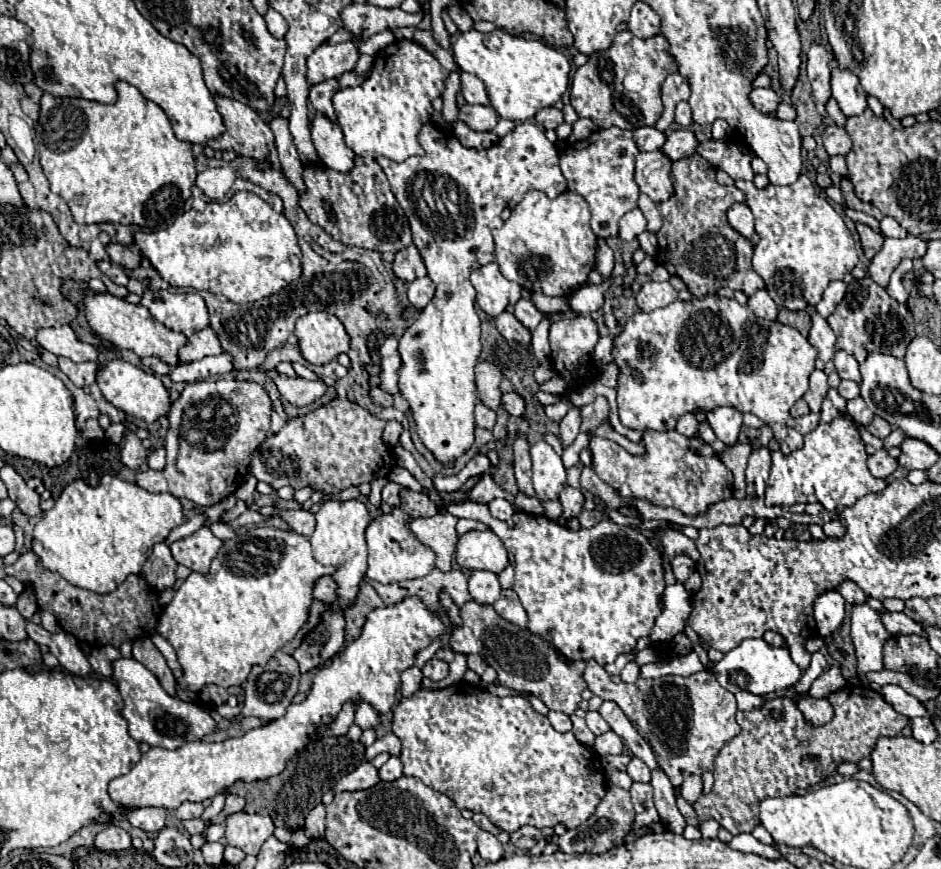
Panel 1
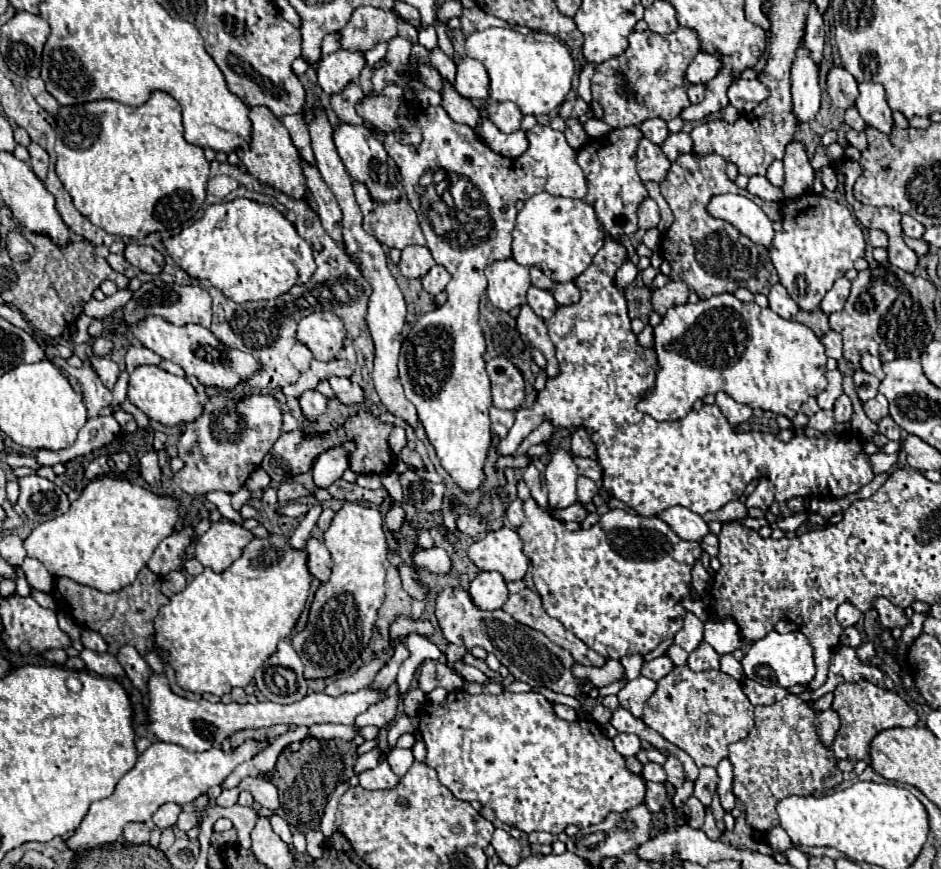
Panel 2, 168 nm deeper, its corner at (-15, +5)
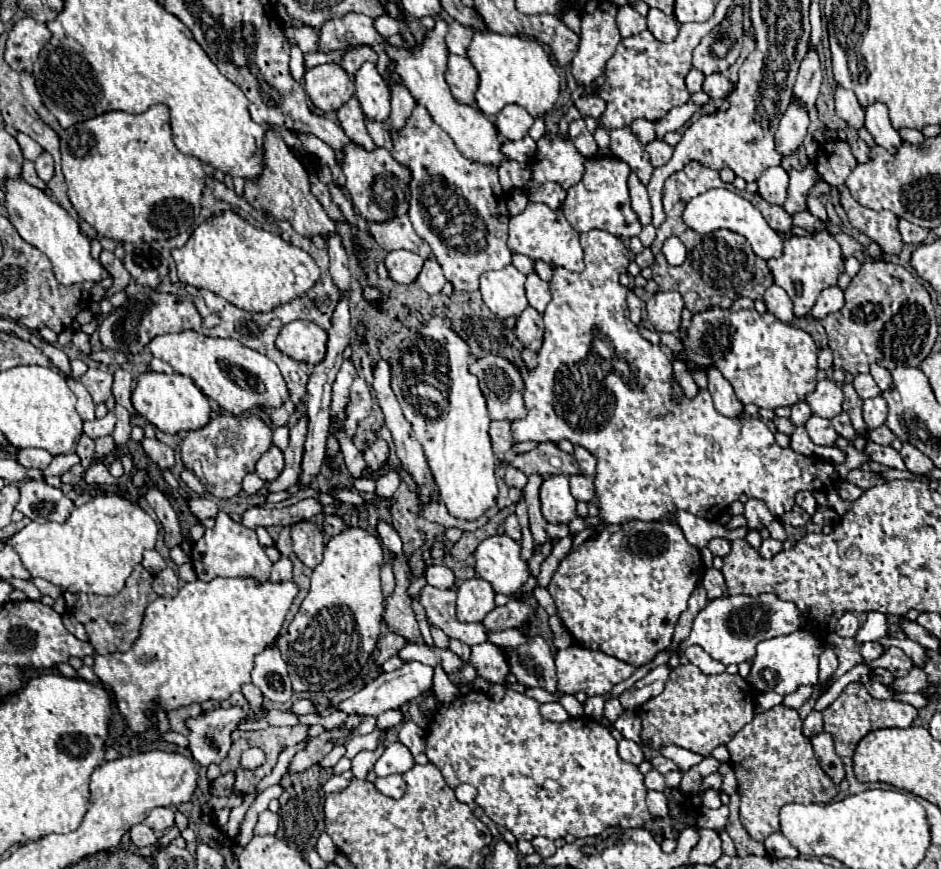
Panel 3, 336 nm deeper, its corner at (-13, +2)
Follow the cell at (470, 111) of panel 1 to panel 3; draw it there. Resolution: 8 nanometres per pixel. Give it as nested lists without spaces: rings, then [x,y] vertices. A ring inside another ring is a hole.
[[[508,104],[498,116],[496,116],[496,128],[506,140],[520,140],[528,134],[534,118],[518,104]]]

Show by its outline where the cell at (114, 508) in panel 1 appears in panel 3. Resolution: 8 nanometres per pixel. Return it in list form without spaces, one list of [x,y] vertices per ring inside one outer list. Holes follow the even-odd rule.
[[[100,494],[94,496],[84,506],[72,510],[66,522],[30,522],[20,532],[16,532],[8,542],[20,554],[24,568],[34,578],[44,578],[56,586],[70,592],[86,592],[86,594],[102,594],[116,596],[122,592],[126,578],[132,574],[134,566],[142,562],[144,550],[152,550],[158,538],[158,524],[132,500],[118,494]]]

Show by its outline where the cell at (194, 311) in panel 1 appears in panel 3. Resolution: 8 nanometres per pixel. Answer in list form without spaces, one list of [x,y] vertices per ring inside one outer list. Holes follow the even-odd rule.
[[[146,288],[136,296],[128,298],[126,304],[122,304],[120,308],[114,308],[108,316],[104,316],[98,332],[104,348],[124,352],[124,354],[138,354],[154,336],[182,332],[182,330],[200,330],[200,326],[202,326],[202,318],[196,306],[188,298]]]

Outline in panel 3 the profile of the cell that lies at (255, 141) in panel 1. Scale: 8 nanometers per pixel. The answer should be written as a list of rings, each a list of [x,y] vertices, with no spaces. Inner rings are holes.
[[[268,128],[264,134],[262,164],[264,164],[262,174],[256,180],[246,180],[246,188],[244,188],[244,198],[254,208],[270,212],[276,220],[288,220],[298,234],[308,238],[314,234],[324,236],[336,230],[336,224],[328,218],[322,204],[314,198],[310,190],[310,178],[308,178],[306,166],[292,154],[292,150],[284,144],[284,140],[272,128]]]

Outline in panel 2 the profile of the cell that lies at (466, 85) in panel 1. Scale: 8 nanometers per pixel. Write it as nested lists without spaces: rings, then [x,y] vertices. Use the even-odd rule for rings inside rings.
[[[462,57],[456,67],[456,91],[468,99],[488,99],[490,79],[484,65],[476,59]]]

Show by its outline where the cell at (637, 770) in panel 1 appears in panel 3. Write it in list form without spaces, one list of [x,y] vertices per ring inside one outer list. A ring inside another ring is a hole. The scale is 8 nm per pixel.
[[[650,770],[650,772],[646,774],[644,784],[646,784],[650,790],[664,790],[664,788],[666,788],[666,786],[664,786],[664,776],[662,776],[658,770]]]

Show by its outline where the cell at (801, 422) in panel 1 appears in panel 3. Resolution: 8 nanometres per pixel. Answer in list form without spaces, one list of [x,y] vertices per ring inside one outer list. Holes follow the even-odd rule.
[[[812,416],[806,422],[806,432],[814,444],[822,444],[822,446],[834,446],[834,440],[838,436],[832,422],[820,416]]]

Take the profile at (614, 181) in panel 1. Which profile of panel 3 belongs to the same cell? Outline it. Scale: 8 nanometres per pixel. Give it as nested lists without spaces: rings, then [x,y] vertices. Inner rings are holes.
[[[592,156],[584,162],[584,176],[582,180],[568,190],[564,200],[564,214],[566,220],[578,232],[590,230],[606,230],[622,240],[640,234],[640,222],[630,208],[630,194],[628,194],[628,176],[630,166],[620,160],[618,156]]]

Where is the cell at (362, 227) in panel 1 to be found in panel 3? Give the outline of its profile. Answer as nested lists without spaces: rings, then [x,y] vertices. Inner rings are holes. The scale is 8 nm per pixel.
[[[394,216],[386,222],[368,222],[368,230],[384,250],[410,250],[422,258],[432,258],[430,246],[414,232],[408,216]]]

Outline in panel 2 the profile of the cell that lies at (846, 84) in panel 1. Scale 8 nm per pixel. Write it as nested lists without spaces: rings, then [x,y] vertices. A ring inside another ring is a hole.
[[[860,83],[860,97],[856,101],[856,109],[860,111],[862,119],[870,125],[876,127],[880,133],[890,135],[894,121],[892,121],[892,111],[886,103],[884,87],[878,83]]]

